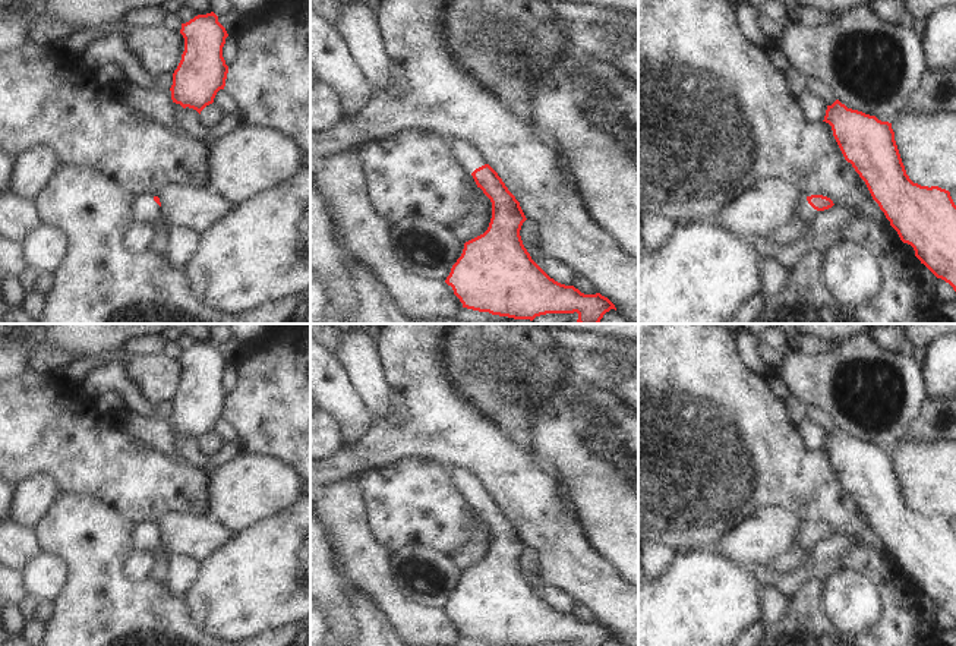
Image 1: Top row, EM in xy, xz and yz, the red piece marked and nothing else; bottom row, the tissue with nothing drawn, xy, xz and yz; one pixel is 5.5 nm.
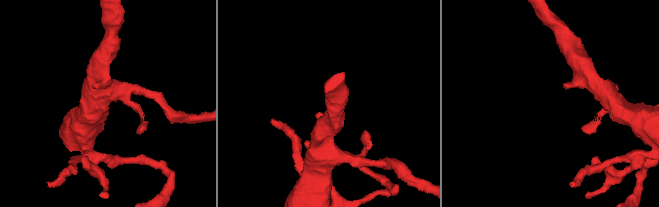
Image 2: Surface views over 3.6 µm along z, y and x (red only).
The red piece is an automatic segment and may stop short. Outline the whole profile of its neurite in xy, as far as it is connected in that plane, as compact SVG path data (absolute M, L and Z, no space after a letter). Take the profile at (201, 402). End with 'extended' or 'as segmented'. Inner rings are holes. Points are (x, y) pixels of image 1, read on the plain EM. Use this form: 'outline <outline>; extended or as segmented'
outline M214 340L182 352L180 362L184 366L184 379L173 401L171 428L201 442L225 415L228 394L223 375L228 362Z; as segmented

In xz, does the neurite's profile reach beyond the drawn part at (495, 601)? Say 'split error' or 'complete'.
split error

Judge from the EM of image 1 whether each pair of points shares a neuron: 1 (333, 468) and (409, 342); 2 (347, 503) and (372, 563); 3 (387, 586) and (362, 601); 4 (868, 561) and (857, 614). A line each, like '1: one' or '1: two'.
1: one
2: one
3: two
4: two

